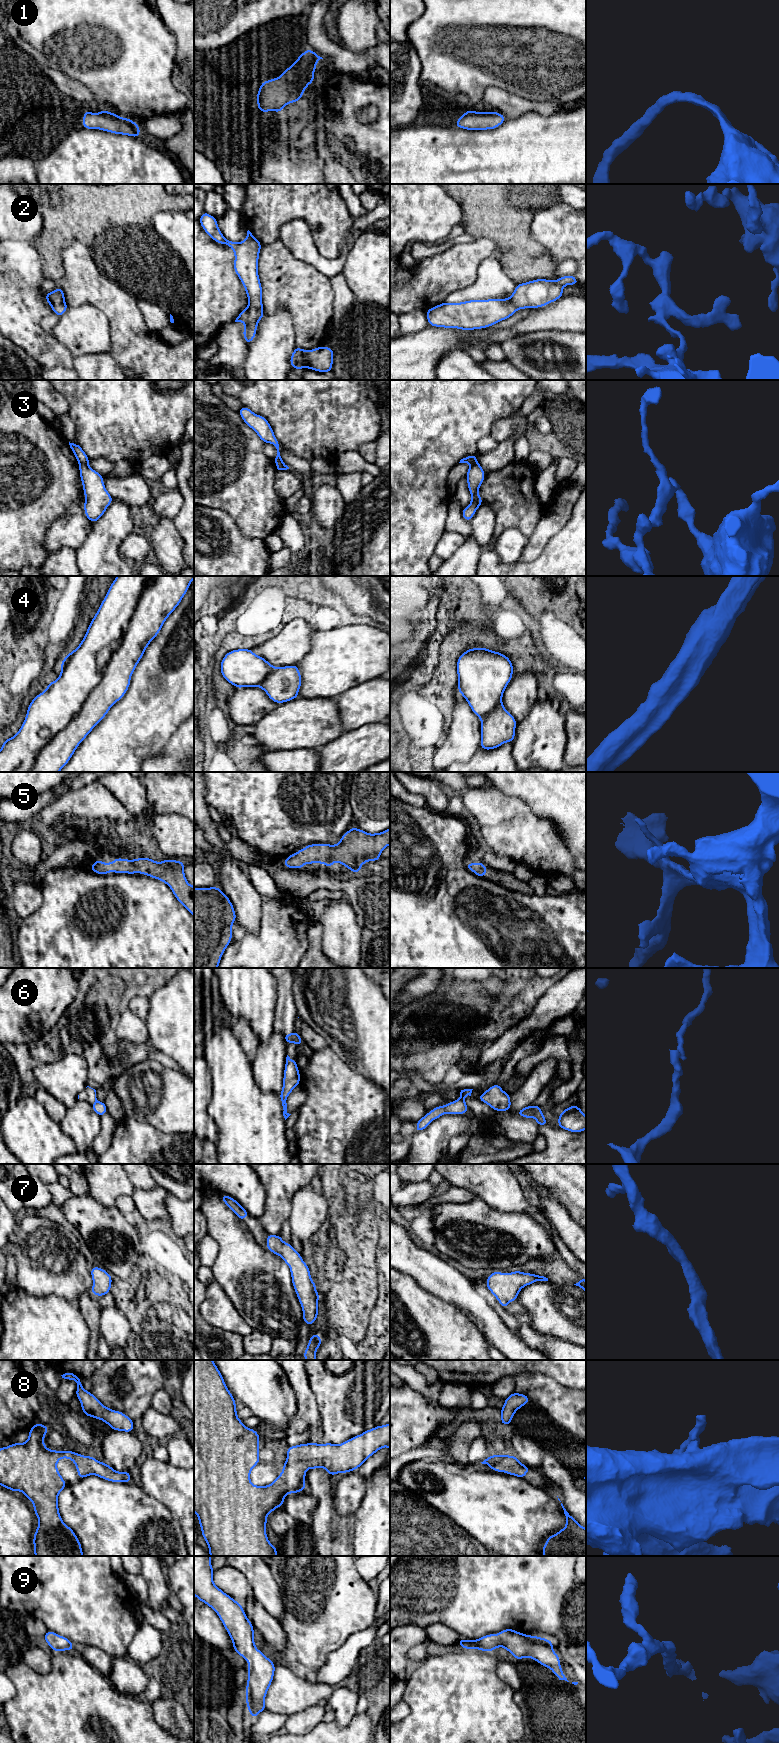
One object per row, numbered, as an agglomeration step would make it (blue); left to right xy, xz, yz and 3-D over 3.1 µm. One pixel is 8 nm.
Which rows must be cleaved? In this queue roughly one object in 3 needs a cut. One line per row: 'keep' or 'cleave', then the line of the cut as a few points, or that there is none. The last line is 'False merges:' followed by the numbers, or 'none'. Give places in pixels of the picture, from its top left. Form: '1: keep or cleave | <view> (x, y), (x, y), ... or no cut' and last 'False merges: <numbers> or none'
1: keep | no cut
2: cleave | xz (248, 306), (262, 310)
3: cleave | xy (79, 463), (87, 464)
4: cleave | xy (151, 576), (102, 679), (29, 771)
5: keep | no cut
6: cleave | yz (460, 1097), (463, 1098)
7: keep | no cut
8: keep | no cut
9: keep | no cut
False merges: 2, 3, 4, 6

